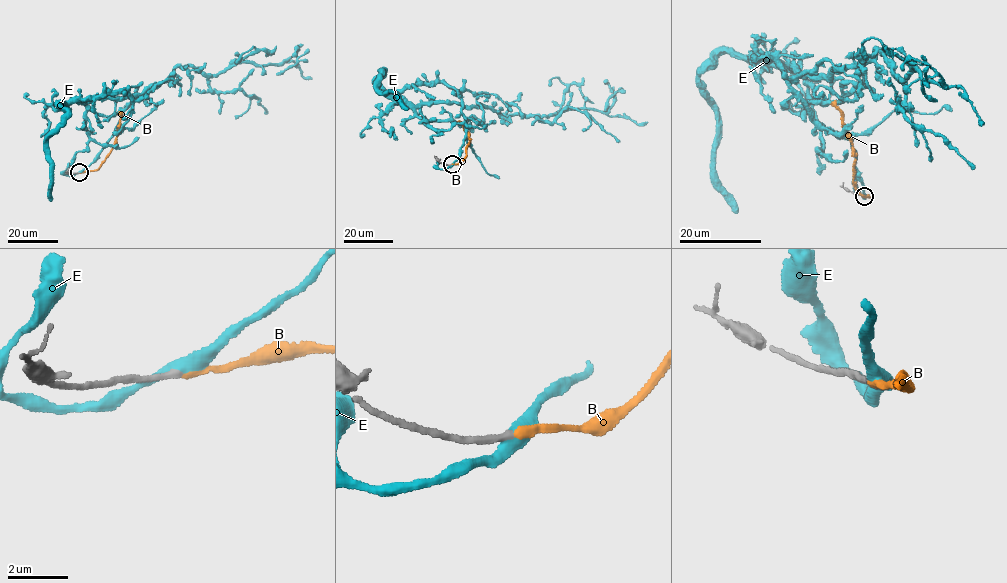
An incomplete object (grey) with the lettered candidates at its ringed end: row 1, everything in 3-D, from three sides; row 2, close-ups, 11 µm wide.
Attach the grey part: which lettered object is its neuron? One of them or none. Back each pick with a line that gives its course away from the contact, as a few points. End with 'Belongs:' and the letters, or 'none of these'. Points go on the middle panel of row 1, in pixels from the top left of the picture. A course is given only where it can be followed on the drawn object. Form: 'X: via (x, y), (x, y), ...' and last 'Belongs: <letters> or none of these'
B: via (452, 164), (460, 164), (470, 141), (462, 124), (454, 121)
Belongs: B

